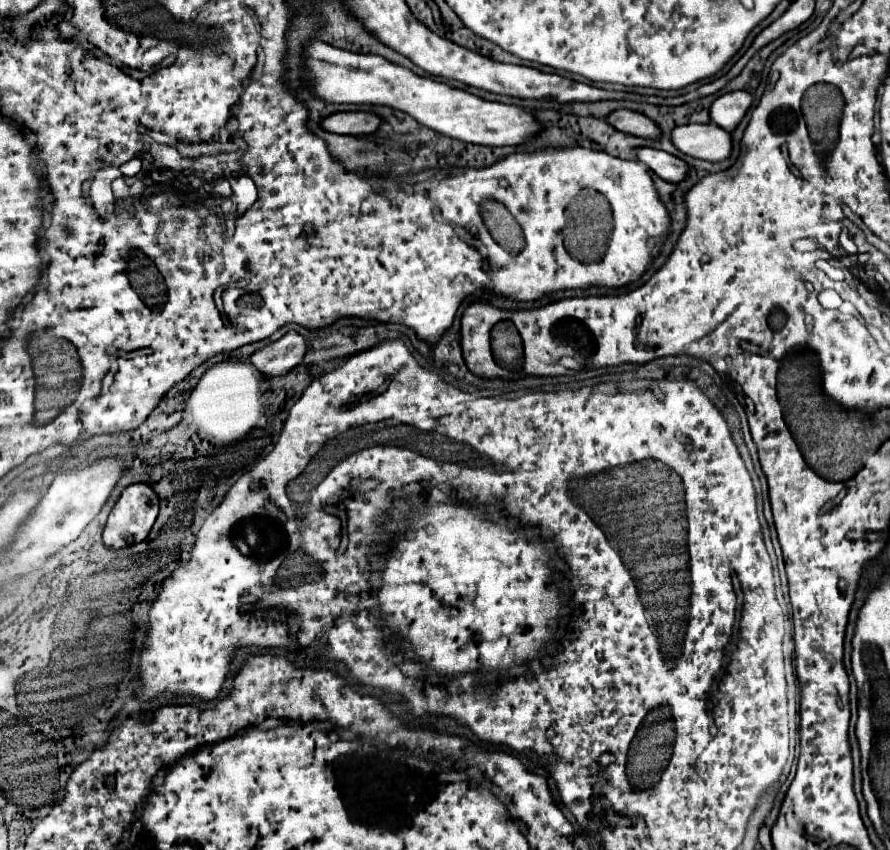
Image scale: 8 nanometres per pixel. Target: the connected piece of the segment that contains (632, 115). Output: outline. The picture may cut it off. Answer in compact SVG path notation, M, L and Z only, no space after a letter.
M618 109L612 111L606 117L606 123L610 123L612 127L616 127L622 133L628 135L636 135L636 137L646 137L646 139L656 139L660 135L660 129L656 127L656 123L648 117L644 117L642 113L636 111L628 111L628 109Z

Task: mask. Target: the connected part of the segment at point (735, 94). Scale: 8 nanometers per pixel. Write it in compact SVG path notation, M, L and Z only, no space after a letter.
M732 91L718 97L710 107L710 117L716 125L720 125L726 131L734 131L734 127L740 123L748 107L752 105L752 95L748 91Z

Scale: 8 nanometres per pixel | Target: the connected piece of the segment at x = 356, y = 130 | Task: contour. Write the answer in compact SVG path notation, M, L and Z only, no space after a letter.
M354 111L354 113L334 113L322 121L322 127L332 133L348 135L370 135L380 127L382 119L374 113Z

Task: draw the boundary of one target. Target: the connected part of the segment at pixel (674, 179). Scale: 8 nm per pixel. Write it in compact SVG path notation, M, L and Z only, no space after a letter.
M638 147L636 149L636 159L644 165L648 165L650 171L654 171L658 177L670 183L678 183L686 175L686 163L666 151L660 149L650 149L650 147Z

